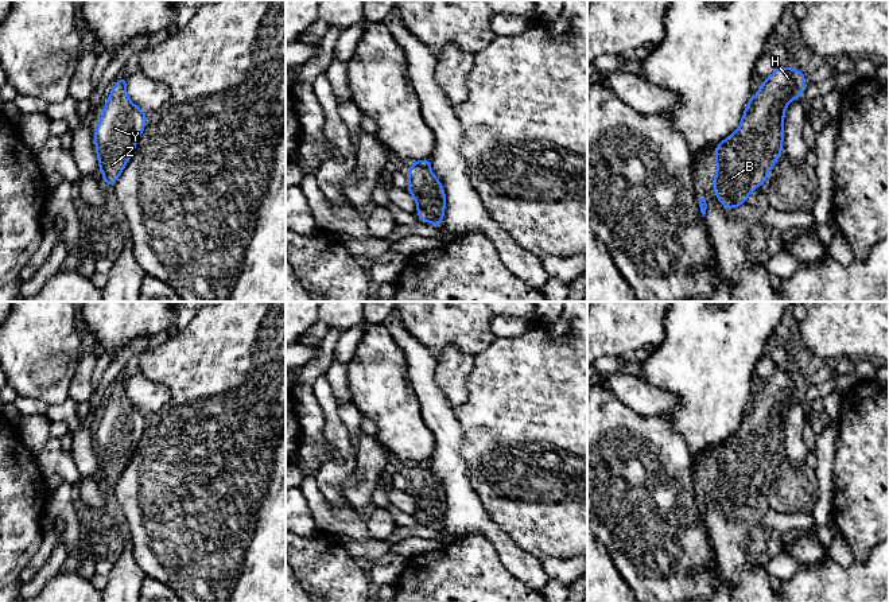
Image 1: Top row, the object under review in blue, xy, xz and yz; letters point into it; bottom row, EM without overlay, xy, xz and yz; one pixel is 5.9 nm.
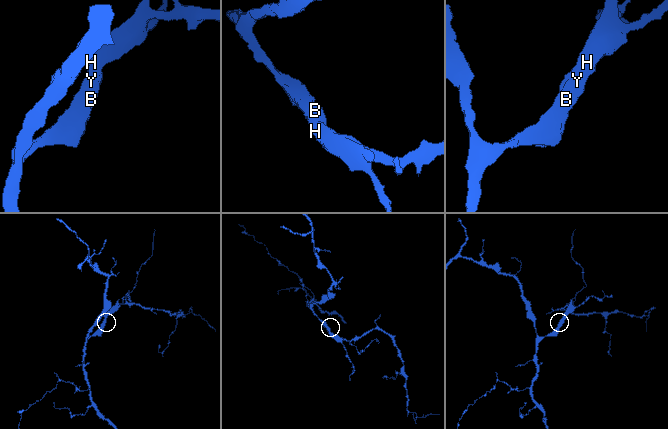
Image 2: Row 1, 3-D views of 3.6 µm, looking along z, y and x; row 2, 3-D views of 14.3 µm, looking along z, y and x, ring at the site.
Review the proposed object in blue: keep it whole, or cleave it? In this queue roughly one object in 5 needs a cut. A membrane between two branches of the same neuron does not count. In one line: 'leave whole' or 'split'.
leave whole

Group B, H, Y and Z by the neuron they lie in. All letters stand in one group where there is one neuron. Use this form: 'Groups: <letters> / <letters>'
Groups: B H Y Z

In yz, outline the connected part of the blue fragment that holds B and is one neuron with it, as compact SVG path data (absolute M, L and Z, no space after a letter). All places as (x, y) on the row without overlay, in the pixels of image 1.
M776 368L750 399L738 431L715 448L713 490L723 509L734 512L748 504L754 490L765 486L783 454L787 407L793 400L801 401L805 376Z

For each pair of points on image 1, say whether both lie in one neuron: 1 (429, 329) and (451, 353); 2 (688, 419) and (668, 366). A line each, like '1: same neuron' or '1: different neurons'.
1: different neurons
2: same neuron

